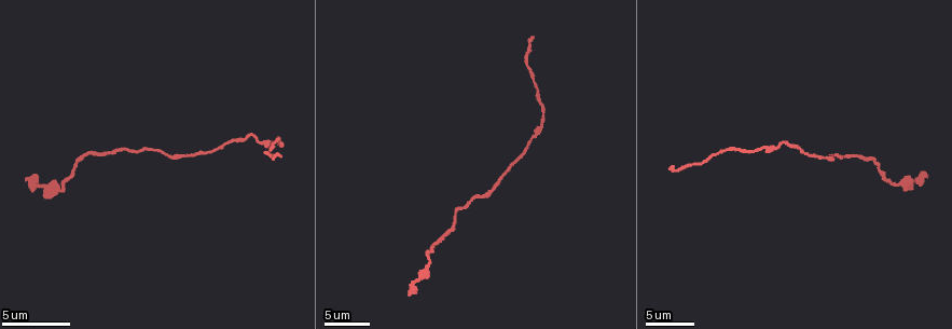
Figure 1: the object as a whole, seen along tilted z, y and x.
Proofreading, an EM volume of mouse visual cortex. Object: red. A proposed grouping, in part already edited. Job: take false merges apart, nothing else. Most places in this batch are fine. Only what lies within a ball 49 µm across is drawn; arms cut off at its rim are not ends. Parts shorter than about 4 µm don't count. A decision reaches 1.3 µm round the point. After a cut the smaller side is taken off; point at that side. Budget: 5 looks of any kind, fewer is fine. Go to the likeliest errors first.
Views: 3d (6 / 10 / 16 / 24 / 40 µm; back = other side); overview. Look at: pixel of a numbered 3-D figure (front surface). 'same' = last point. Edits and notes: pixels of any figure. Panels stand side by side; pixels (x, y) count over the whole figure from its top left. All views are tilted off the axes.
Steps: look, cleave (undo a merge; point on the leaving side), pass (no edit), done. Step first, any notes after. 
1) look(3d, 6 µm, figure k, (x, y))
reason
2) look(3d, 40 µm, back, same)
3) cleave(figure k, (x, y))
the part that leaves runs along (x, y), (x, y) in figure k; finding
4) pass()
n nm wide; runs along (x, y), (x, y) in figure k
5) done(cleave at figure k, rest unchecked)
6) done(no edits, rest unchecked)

look(3d, 10 µm, figure 1, (763, 147))
thick turns thin

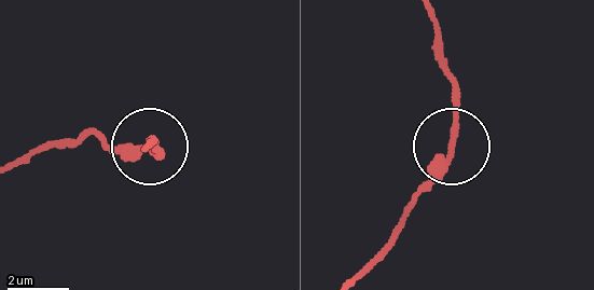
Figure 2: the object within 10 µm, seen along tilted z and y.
pass()
260 nm wide; runs along (348, 278), (384, 243), (451, 142), (457, 102), (453, 74) in figure 2; continuous, no second neuron

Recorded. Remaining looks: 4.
look(3d, 10 µm, figure 1, (501, 176))

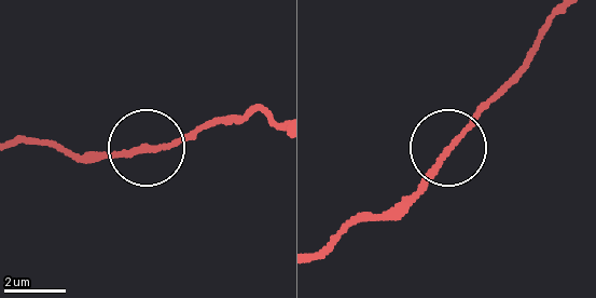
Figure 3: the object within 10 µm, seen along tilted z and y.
pass()
180 nm wide; runs along (446, 150), (517, 75) in figure 3; continuous, no second neuron

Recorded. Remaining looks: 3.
look(3d, 10 µm, figure 1, (901, 185))
thick turns thin

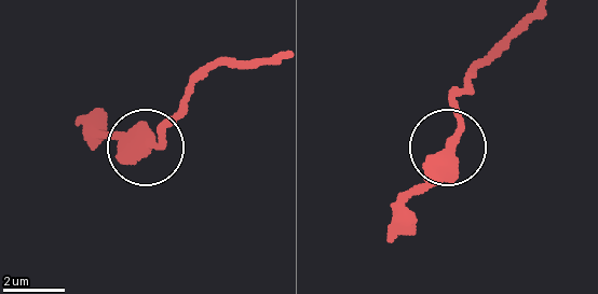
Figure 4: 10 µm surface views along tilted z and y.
pass()
runs along (277, 56), (209, 69), (158, 146), (85, 140) in figure 4; one neuron here

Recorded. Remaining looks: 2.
done(no edits, rest unchecked)

